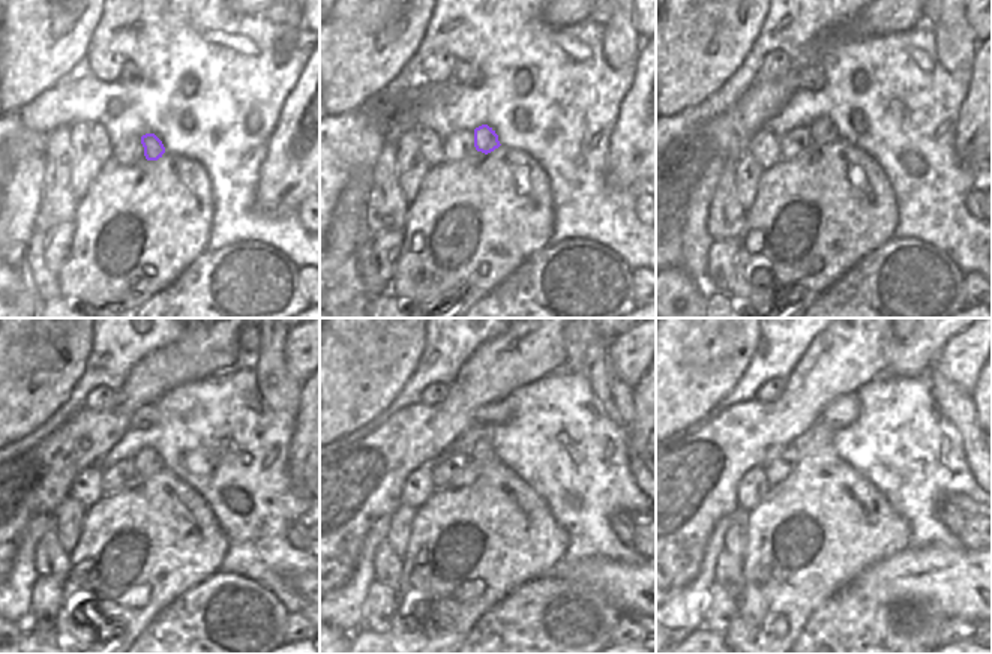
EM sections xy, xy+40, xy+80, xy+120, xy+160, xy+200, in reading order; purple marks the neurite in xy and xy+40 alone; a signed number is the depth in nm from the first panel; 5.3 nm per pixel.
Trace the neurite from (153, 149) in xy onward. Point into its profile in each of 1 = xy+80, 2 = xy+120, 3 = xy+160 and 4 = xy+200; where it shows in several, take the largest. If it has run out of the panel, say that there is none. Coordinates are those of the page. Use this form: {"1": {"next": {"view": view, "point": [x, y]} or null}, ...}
{"1": {"next": {"view": "xy+80", "point": [823, 131]}}, "2": {"next": {"view": "xy+120", "point": [147, 462]}}, "3": {"next": {"view": "xy+160", "point": [483, 453]}}, "4": {"next": {"view": "xy+200", "point": [818, 438]}}}

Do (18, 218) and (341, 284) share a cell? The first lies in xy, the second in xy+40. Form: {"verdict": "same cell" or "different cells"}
{"verdict": "same cell"}

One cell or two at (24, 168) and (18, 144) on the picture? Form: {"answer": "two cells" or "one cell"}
{"answer": "two cells"}

